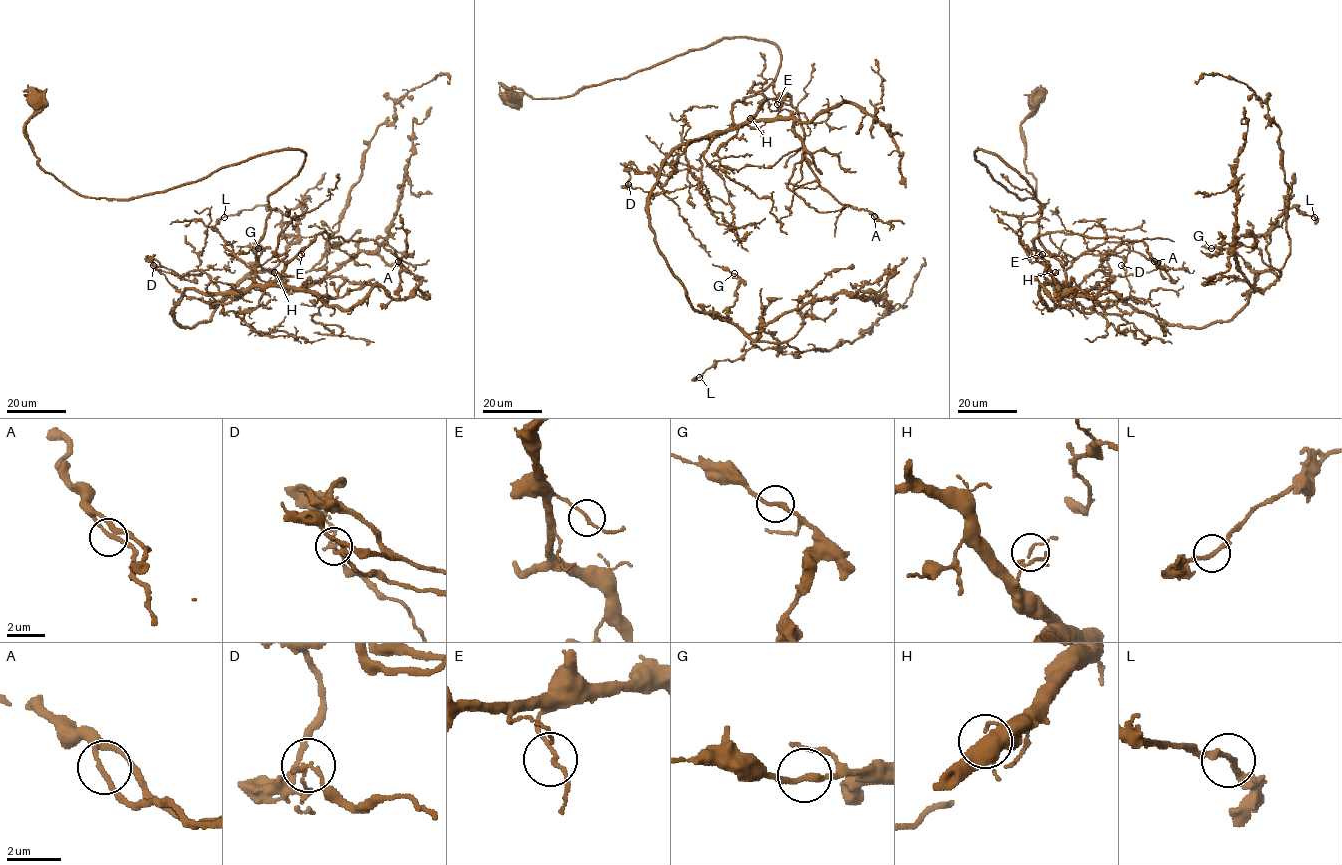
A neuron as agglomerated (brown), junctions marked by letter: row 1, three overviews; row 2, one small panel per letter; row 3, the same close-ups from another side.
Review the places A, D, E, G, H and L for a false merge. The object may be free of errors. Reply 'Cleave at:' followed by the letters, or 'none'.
Cleave at: D

